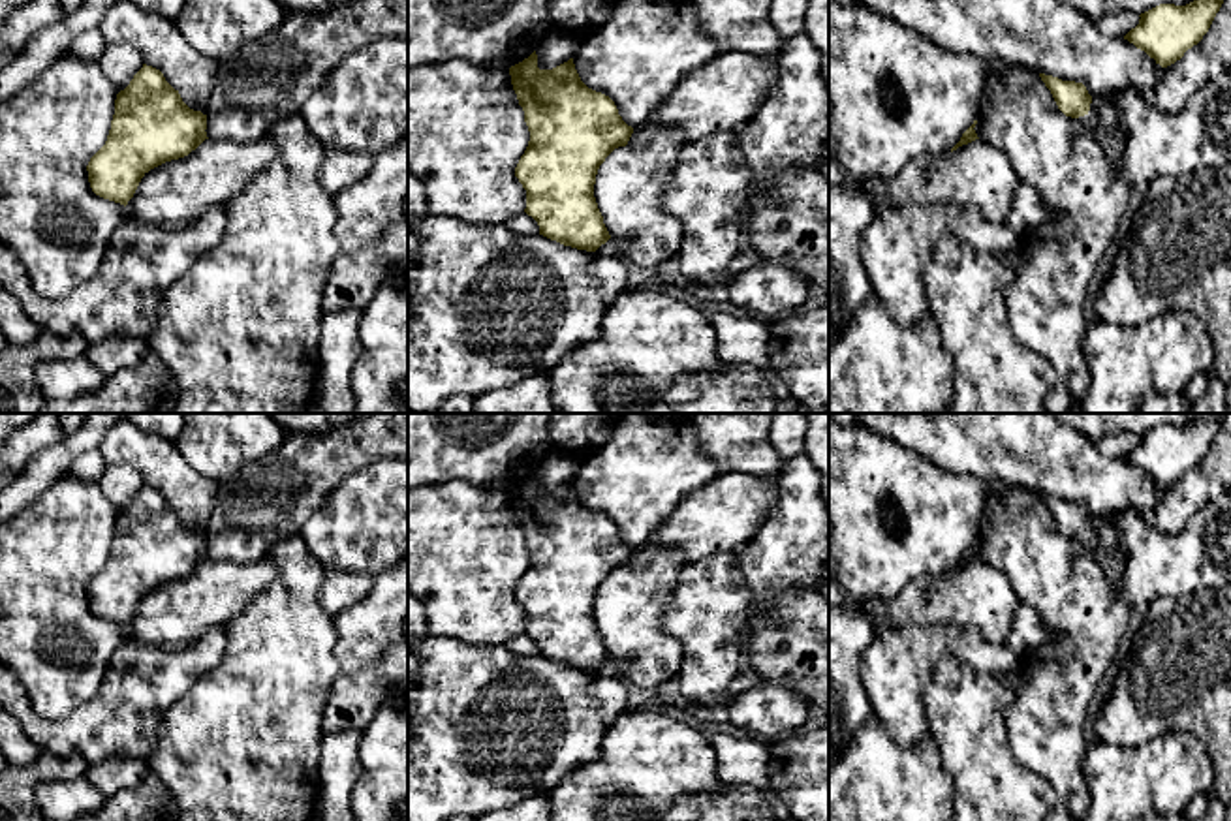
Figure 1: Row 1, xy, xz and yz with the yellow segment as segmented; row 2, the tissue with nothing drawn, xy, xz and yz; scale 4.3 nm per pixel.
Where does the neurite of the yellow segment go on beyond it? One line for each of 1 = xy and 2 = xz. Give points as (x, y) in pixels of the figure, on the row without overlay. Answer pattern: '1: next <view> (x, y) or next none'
1: next none
2: next none

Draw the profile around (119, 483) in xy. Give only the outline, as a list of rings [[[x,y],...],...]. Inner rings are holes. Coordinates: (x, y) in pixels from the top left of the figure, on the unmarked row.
[[[126,464],[107,466],[101,479],[98,481],[103,496],[120,513],[124,511],[133,496],[143,488],[143,475]]]

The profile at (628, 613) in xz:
[[[647,543],[598,590],[594,618],[626,684],[654,689],[678,673],[682,646],[663,631],[662,616],[684,564],[675,547]]]

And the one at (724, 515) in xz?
[[[720,473],[690,492],[648,543],[675,547],[686,564],[714,552],[735,552],[754,539],[778,496],[778,479]]]

